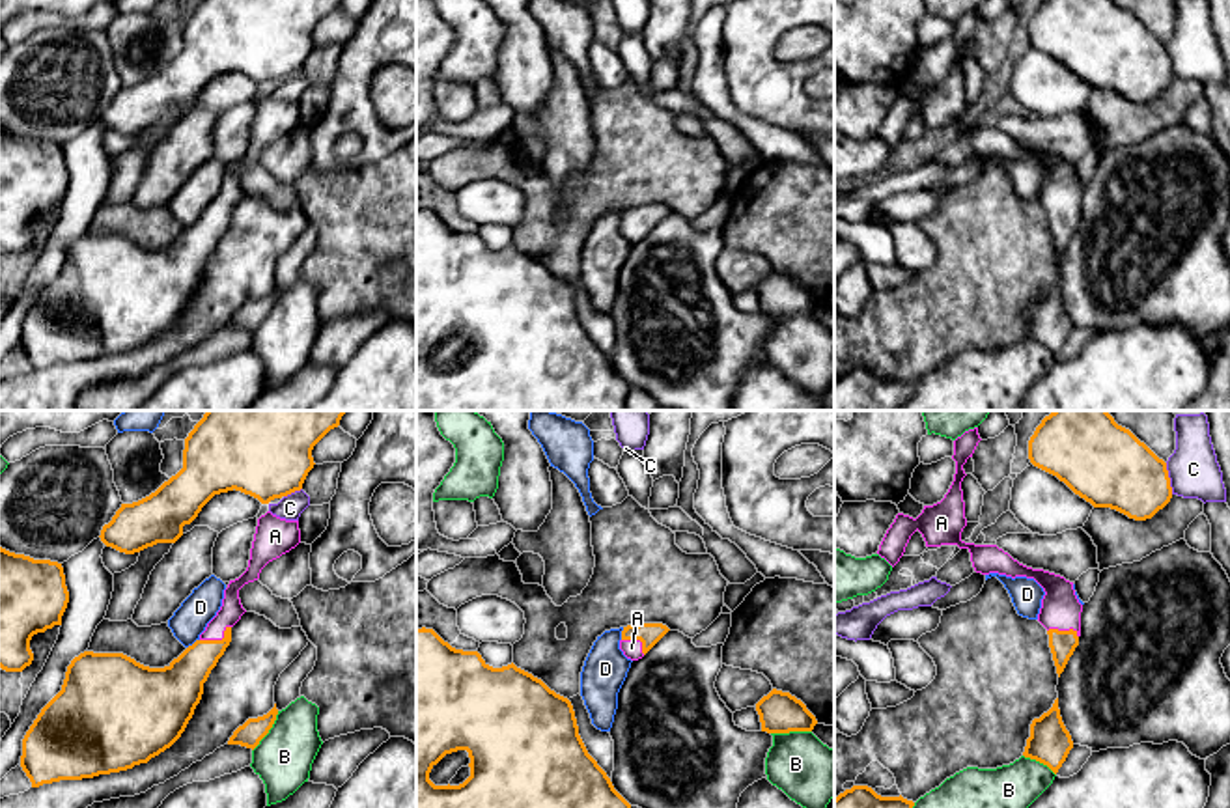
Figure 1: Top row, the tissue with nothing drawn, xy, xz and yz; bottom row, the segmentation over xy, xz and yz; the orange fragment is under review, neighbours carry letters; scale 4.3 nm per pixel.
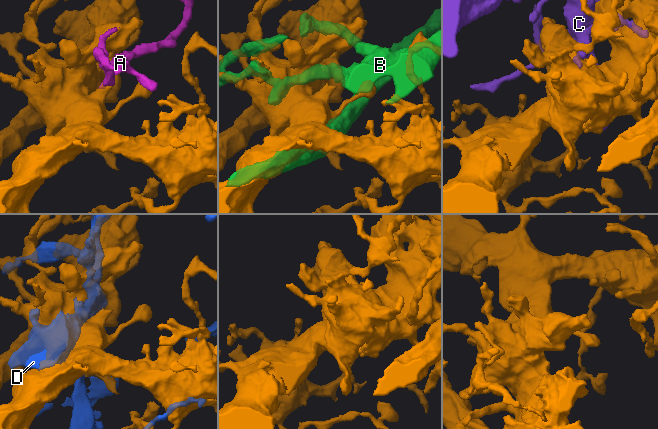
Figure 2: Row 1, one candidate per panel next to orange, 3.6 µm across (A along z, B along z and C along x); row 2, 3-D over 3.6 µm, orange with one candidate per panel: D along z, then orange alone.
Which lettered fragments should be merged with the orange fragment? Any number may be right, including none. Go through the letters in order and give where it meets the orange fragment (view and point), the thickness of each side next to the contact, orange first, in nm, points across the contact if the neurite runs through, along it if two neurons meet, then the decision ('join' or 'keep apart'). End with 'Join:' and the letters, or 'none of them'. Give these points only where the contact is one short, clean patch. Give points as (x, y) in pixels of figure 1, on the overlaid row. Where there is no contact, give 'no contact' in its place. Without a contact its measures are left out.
A: contact xy (217, 640); calibres 200 and 100 nm; way xy (180, 685), (195, 663), (217, 640), (219, 627), (230, 612); join
B: contact xz (790, 730); calibres 180 and 280 nm; keep apart
C: contact yz (1169, 478); calibres 340 and 220 nm; keep apart
D: contact xy (195, 642); calibres 240 and 150 nm; keep apart
Join: A

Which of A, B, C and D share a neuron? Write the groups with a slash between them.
A / B / C / D

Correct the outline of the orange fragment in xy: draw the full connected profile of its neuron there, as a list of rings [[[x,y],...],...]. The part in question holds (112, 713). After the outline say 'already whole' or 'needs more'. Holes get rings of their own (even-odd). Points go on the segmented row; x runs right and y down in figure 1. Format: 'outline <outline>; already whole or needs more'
outline [[[271,511],[261,515],[246,571],[230,580],[217,616],[168,666],[149,668],[123,653],[84,651],[75,657],[62,690],[22,739],[21,767],[32,787],[127,771],[170,748],[230,646],[231,627],[246,612],[239,590],[299,543],[299,521]]]; needs more

